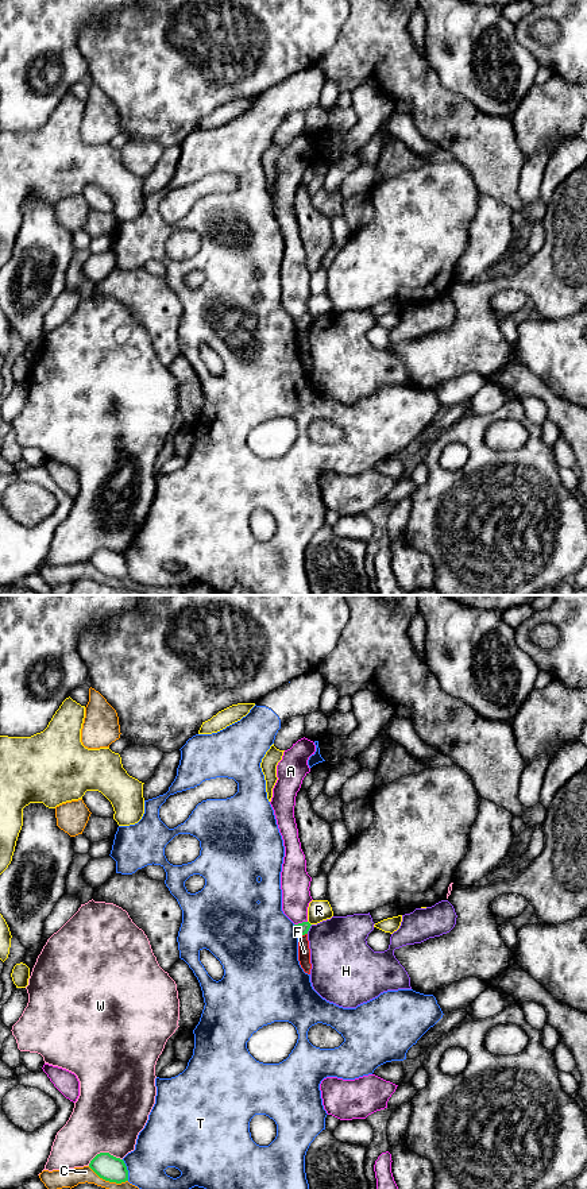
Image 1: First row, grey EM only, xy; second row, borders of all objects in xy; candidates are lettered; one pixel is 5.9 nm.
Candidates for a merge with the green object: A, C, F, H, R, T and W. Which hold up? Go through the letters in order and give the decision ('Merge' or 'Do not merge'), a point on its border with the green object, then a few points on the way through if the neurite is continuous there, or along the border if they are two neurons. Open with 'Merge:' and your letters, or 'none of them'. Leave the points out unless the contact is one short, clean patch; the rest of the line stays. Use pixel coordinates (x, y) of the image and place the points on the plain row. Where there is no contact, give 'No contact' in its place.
Merge: none of them
A: Do not merge. Touches green at xy (300, 319)
C: Do not merge. Touches green at xy (108, 575)
F: Do not merge. Touches green at xy (302, 329). Boundary: xy (306, 328), (300, 331)
H: Do not merge. Touches green at xy (309, 323)
R: Do not merge. Touches green at xy (309, 319)
T: Do not merge. Touches green at xy (127, 566)
W: Do not merge. Touches green at xy (104, 548)

